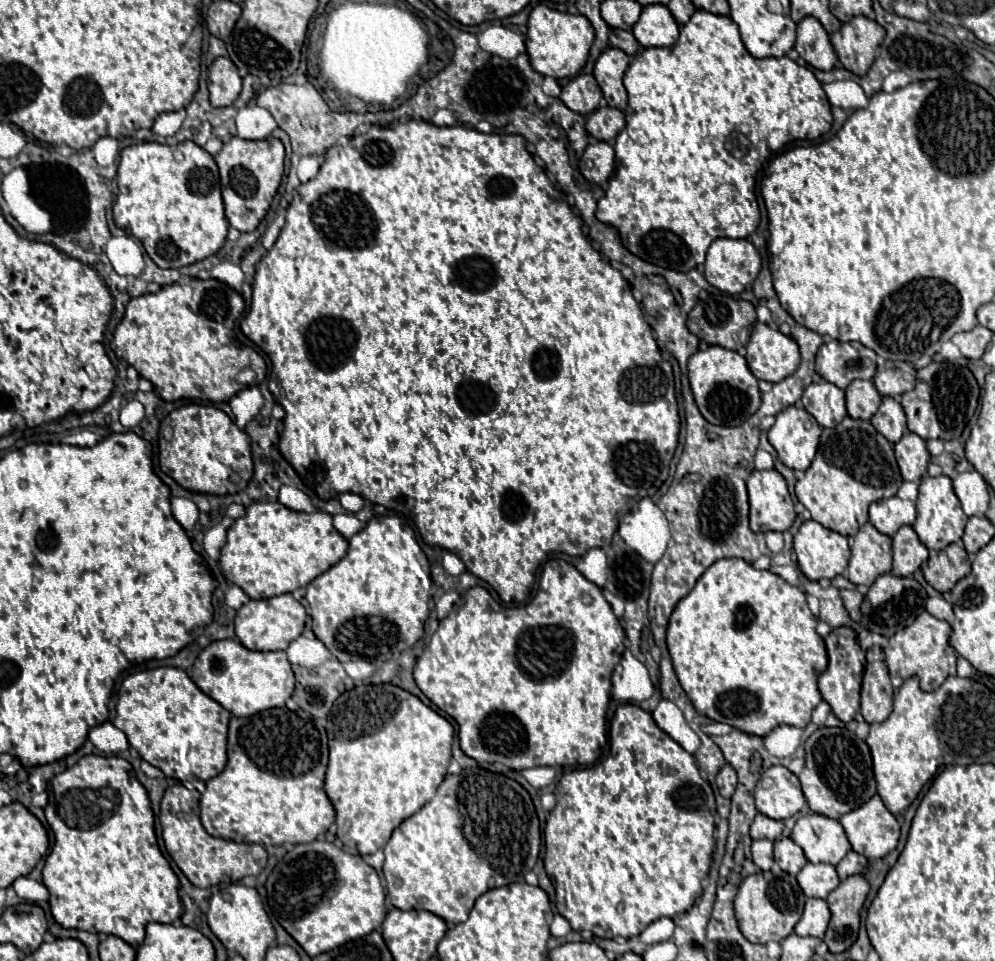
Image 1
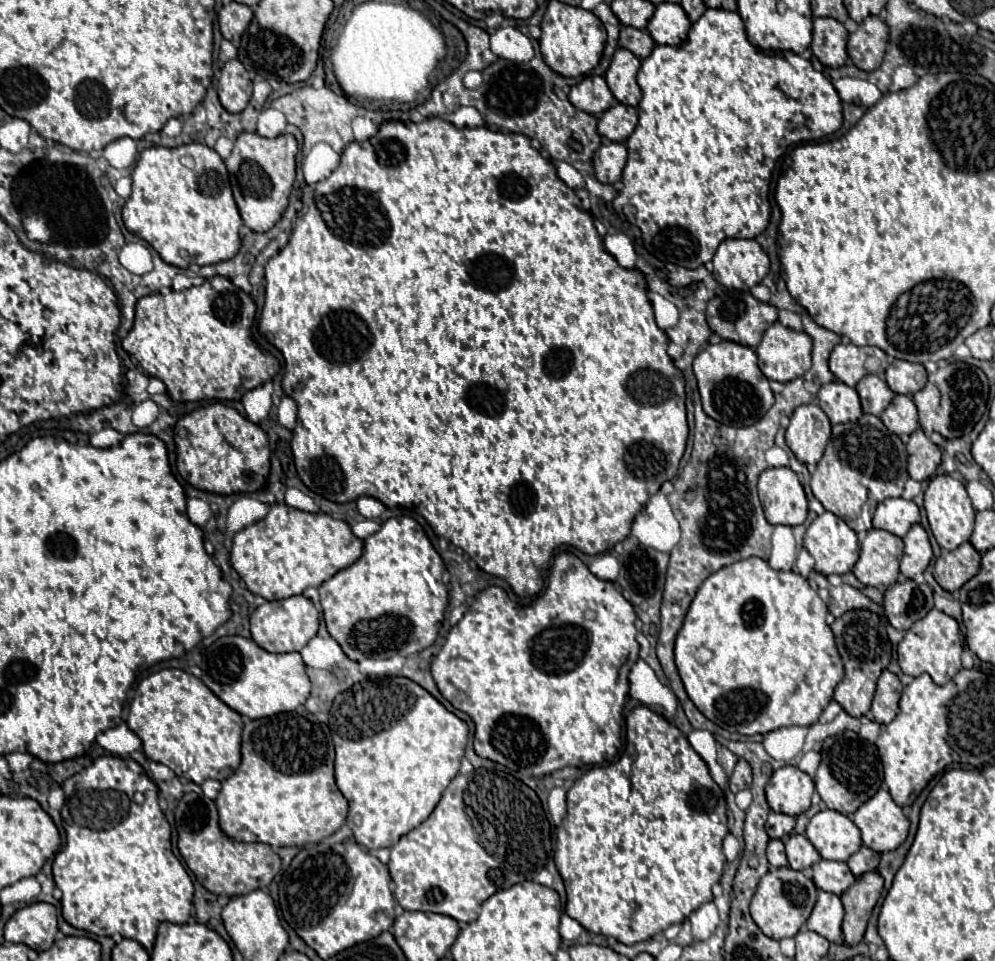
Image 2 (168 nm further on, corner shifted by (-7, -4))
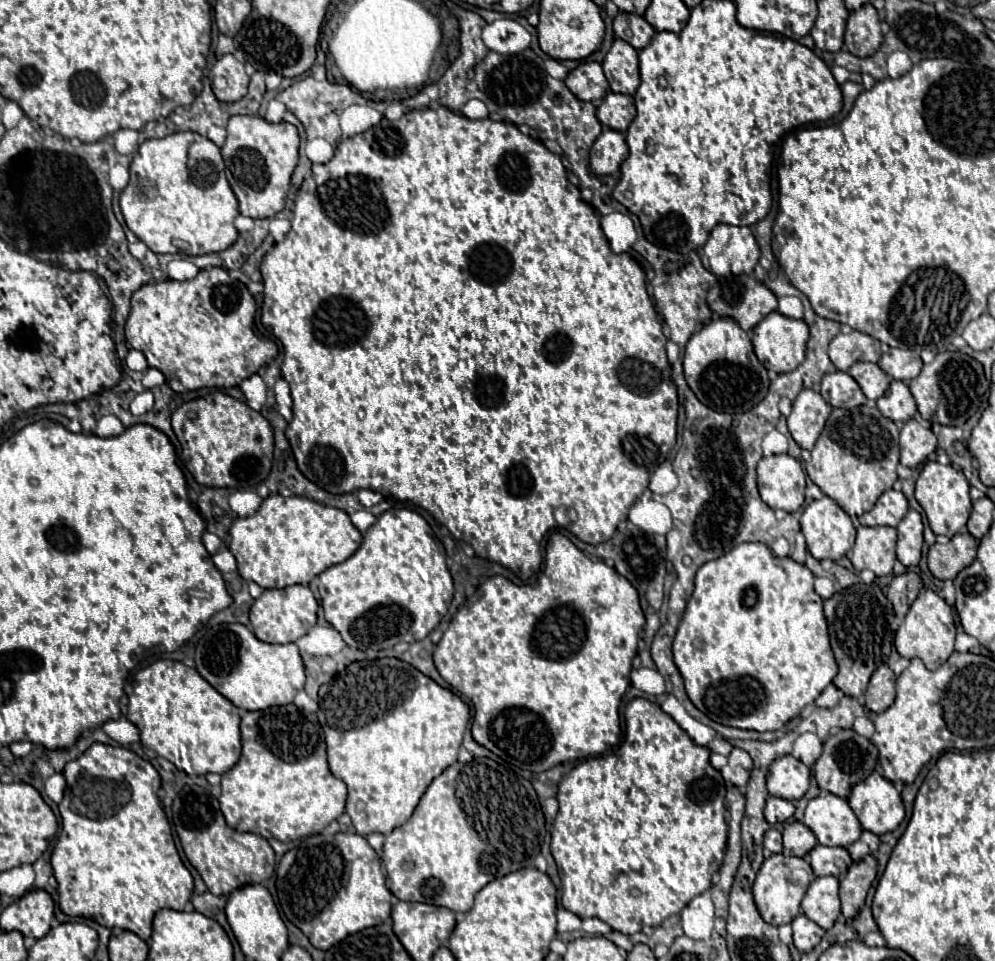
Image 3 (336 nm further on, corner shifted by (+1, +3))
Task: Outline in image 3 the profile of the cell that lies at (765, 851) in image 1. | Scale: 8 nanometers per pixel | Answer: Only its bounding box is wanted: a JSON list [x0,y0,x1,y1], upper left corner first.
[764,829,782,853]

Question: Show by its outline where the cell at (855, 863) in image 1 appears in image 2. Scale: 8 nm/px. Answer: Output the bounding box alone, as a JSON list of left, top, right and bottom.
[848,846,880,876]

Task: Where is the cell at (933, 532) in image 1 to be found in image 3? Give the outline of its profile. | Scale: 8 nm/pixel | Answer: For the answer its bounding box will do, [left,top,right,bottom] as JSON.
[916,461,970,537]

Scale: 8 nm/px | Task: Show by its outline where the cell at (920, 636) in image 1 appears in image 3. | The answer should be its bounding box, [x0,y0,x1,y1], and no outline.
[894,589,956,671]

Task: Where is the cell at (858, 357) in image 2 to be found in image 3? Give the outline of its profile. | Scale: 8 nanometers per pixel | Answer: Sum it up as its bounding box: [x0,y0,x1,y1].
[828,324,880,371]

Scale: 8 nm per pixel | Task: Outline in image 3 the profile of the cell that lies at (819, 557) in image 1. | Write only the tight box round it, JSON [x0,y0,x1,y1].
[800,497,856,561]

